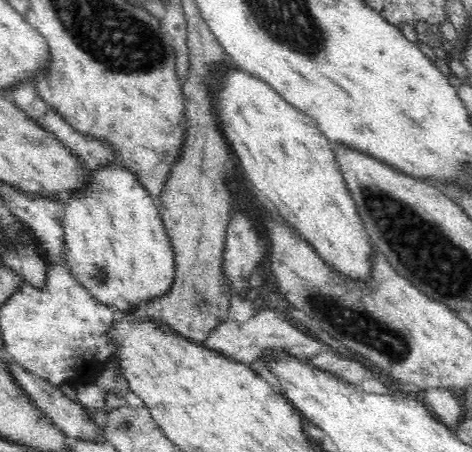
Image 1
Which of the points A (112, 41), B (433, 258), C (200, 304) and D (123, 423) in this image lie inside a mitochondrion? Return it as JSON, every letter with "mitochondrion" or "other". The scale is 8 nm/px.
{"A":"mitochondrion","B":"mitochondrion","C":"mitochondrion","D":"mitochondrion"}

